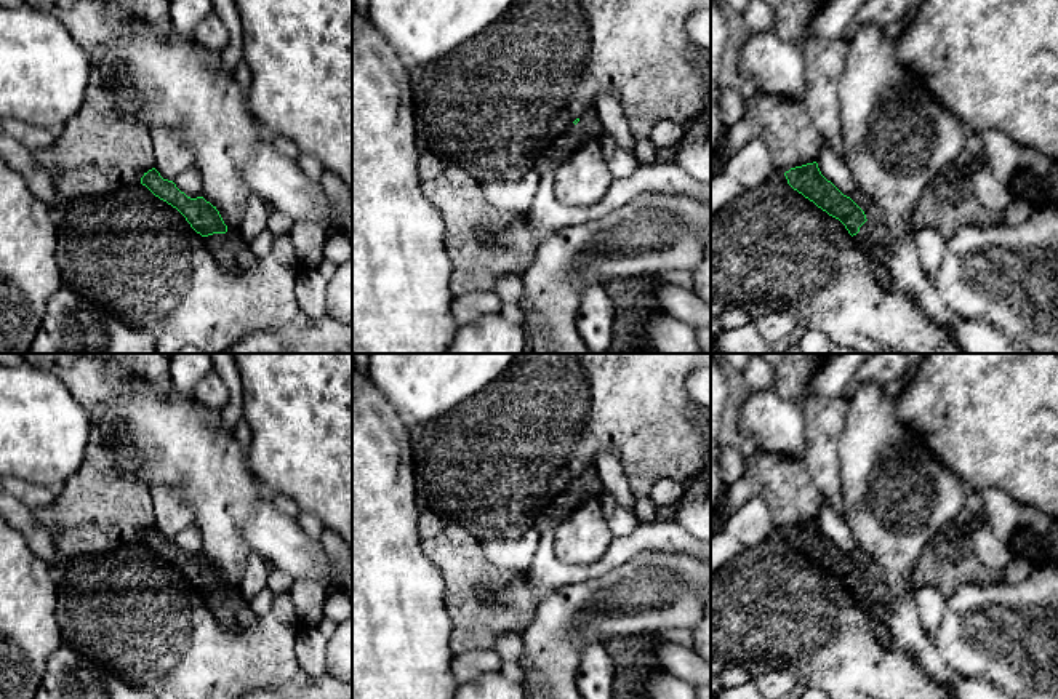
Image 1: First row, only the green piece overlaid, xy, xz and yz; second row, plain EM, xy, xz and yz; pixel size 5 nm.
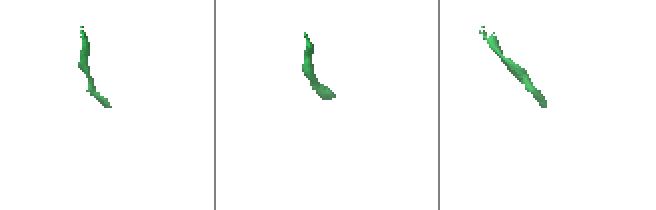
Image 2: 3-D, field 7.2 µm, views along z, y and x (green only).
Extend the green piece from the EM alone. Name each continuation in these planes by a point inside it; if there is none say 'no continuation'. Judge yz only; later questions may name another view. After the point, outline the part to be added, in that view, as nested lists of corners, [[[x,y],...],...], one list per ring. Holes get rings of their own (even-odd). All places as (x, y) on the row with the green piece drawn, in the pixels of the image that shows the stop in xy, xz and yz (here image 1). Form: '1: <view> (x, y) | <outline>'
1: yz (871, 239) | [[[866,221],[856,235],[853,235],[853,242],[866,253],[874,266],[876,277],[880,280],[884,286],[890,286],[890,274],[888,274],[888,250],[885,243],[885,234],[882,226],[872,224]]]

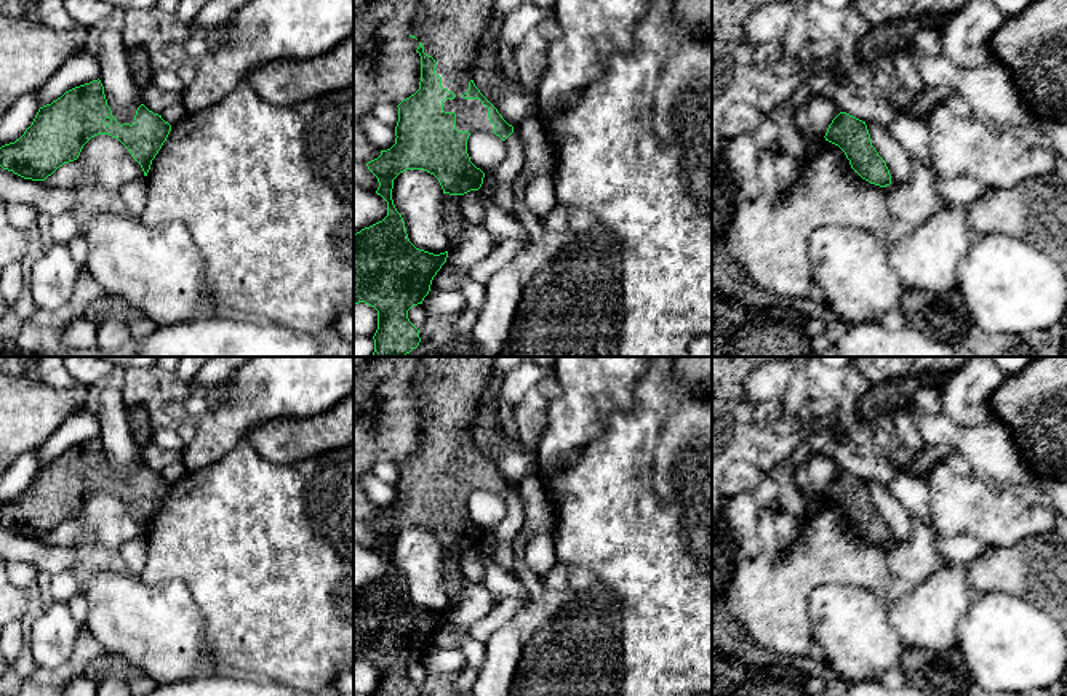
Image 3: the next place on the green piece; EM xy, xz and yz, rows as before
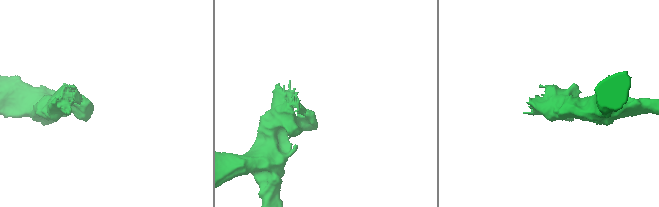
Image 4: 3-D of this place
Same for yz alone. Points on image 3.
no continuation

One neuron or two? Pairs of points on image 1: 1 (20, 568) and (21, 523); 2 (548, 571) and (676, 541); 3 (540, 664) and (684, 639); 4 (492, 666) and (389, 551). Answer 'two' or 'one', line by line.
1: two
2: one
3: two
4: two

